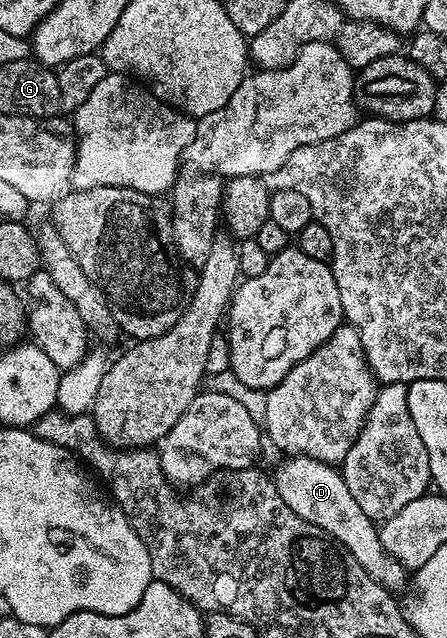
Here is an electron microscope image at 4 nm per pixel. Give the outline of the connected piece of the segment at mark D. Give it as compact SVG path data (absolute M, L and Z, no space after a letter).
M293 456L284 461L273 479L281 498L285 498L285 503L289 505L289 510L297 510L305 522L321 526L321 530L334 536L337 543L345 545L349 554L353 554L353 558L365 566L369 578L373 578L373 582L382 588L396 590L406 584L408 587L409 572L382 545L376 521L361 510L346 486L342 471L334 464L326 464L308 456Z

